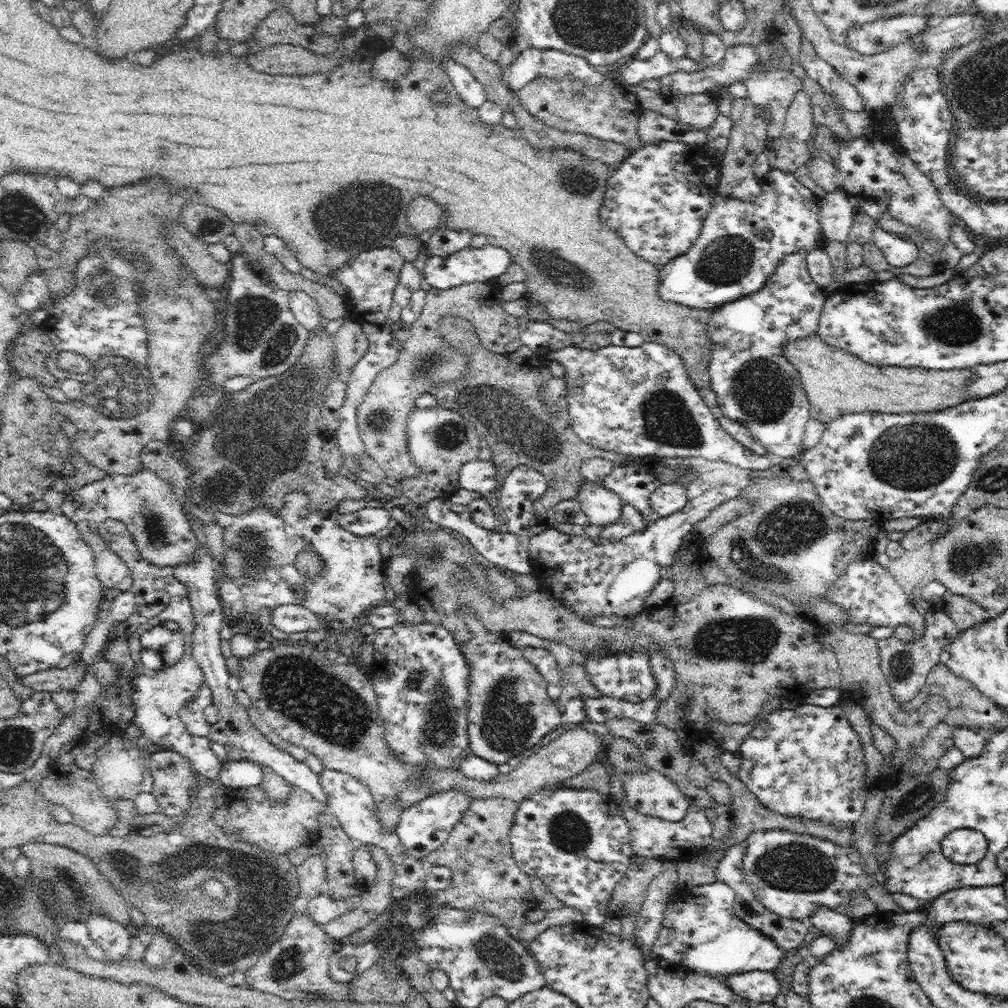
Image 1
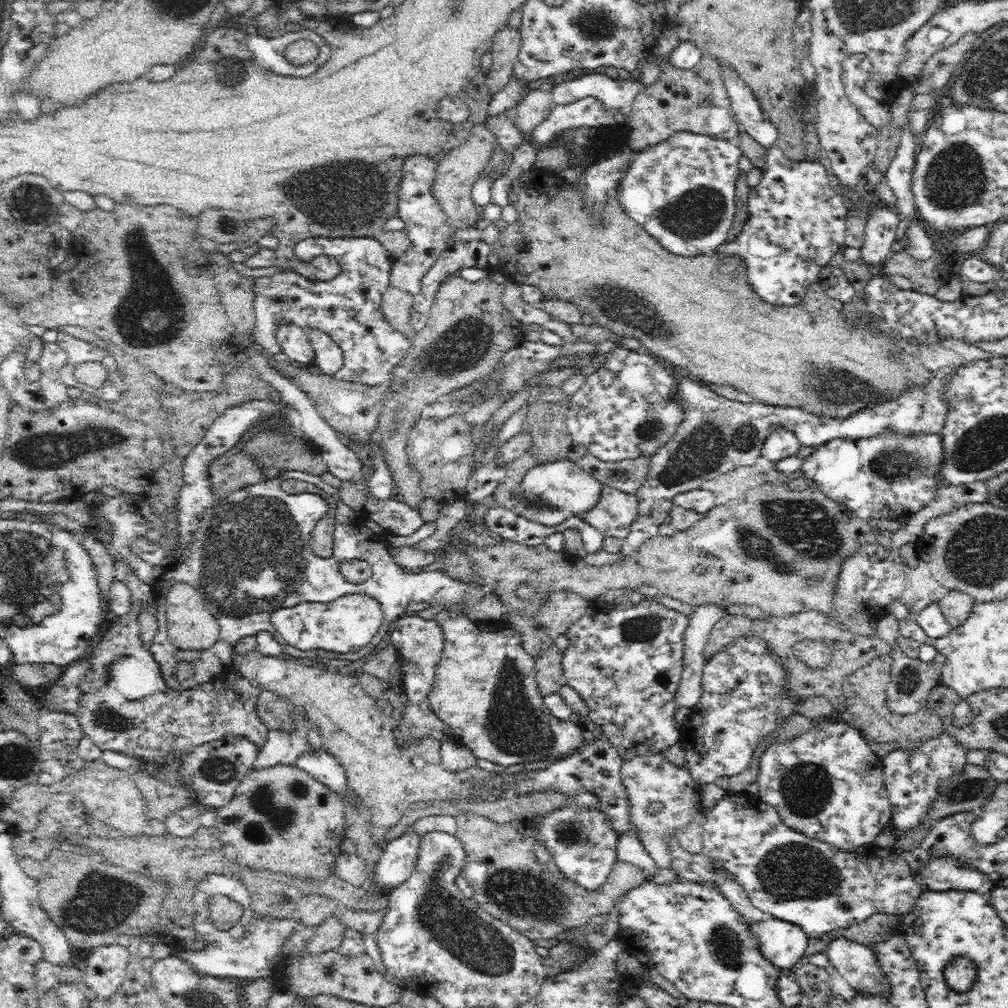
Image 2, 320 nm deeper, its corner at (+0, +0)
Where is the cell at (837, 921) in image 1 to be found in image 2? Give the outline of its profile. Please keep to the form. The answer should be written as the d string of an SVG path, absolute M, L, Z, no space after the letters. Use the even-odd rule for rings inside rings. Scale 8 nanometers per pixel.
M840 936L829 943L827 955L833 966L856 992L862 995L890 996L888 977L876 962L872 947Z

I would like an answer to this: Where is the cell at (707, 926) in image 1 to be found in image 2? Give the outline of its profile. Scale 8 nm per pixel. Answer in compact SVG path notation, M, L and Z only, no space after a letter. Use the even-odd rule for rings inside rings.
M776 918L754 923L751 927L760 943L760 953L772 965L789 971L793 964L803 961L809 938L800 926Z

